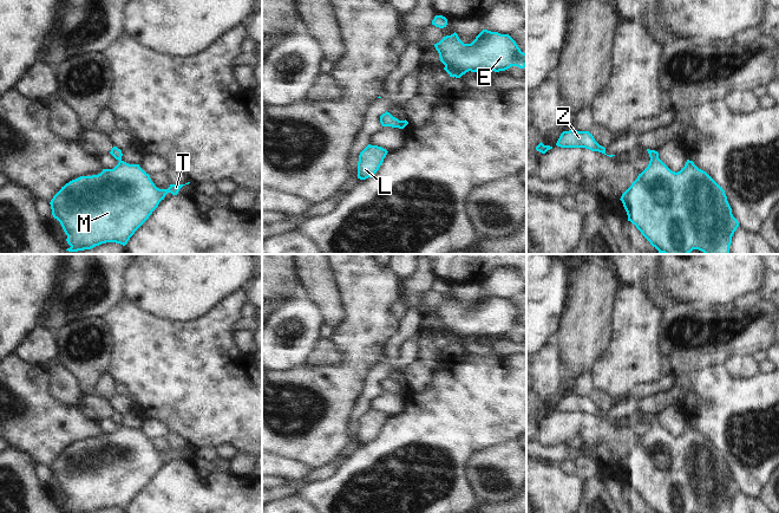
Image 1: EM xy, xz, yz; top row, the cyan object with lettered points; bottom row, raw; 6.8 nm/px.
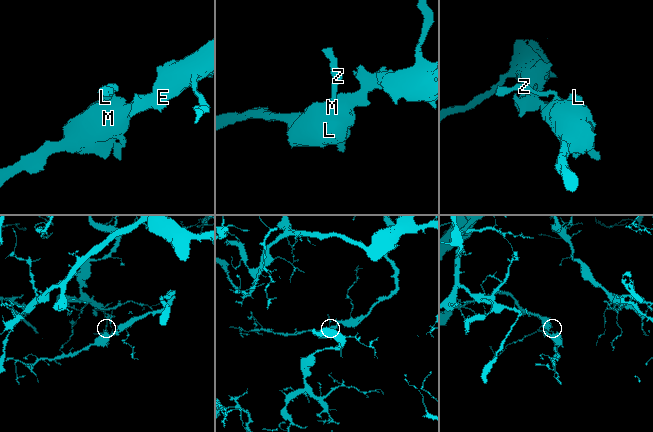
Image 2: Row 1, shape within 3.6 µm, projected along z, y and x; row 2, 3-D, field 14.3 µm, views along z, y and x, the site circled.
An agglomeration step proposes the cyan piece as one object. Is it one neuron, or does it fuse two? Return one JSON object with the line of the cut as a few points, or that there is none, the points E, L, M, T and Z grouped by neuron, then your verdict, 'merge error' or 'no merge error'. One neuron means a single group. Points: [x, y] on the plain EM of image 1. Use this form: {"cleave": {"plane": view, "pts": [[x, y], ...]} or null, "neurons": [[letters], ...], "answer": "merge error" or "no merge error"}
{"cleave": null, "neurons": [["E", "L", "M", "T", "Z"]], "answer": "no merge error"}

